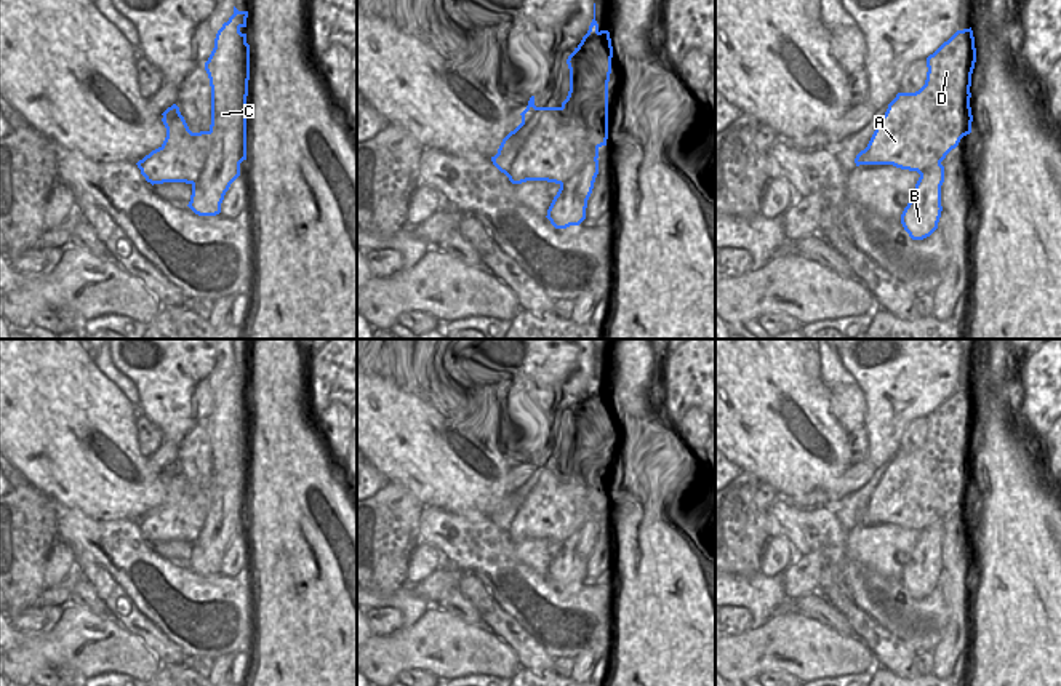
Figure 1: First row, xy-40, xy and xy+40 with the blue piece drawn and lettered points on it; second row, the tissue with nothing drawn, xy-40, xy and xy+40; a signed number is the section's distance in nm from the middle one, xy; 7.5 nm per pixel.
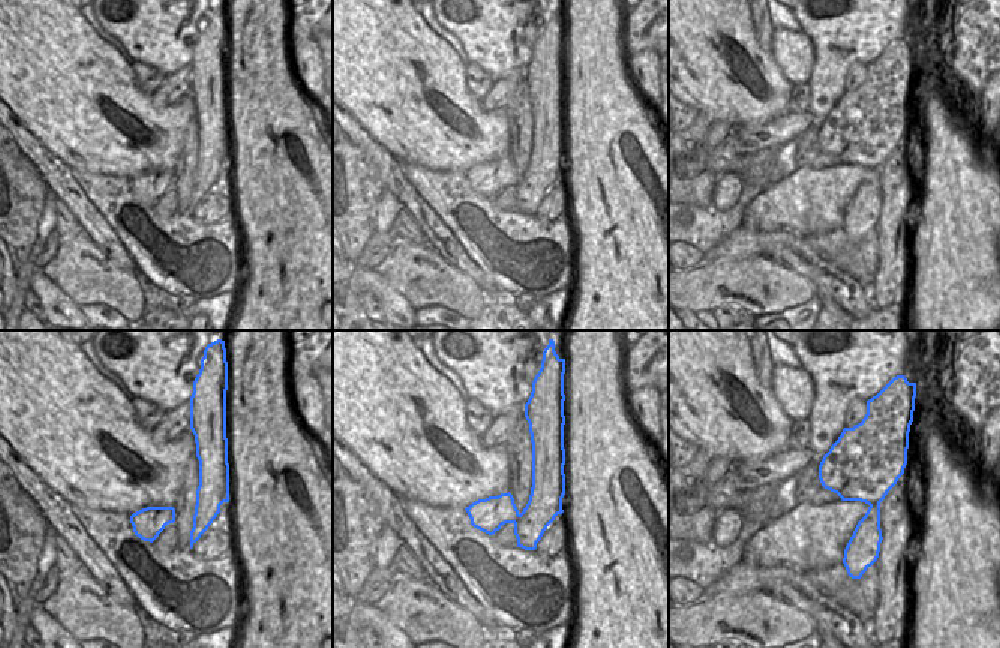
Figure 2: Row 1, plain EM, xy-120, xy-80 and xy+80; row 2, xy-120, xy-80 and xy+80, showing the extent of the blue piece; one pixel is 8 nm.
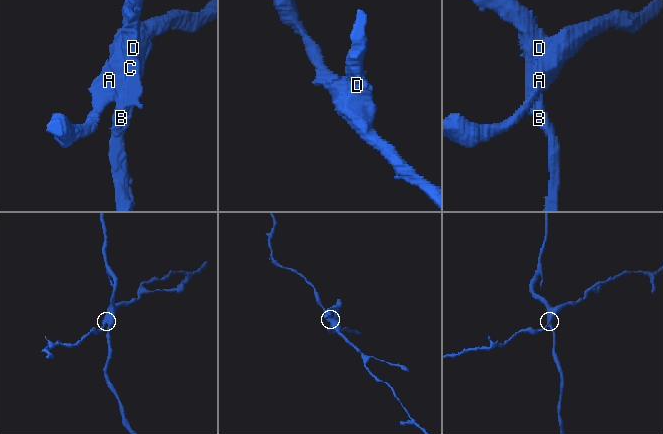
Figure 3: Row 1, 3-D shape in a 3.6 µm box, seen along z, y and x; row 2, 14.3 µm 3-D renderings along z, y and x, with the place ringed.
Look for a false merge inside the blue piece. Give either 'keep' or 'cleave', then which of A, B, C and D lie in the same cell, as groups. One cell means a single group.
cleave; groups A D / B C

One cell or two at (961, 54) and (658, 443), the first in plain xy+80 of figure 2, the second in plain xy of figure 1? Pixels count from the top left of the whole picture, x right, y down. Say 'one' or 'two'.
two

